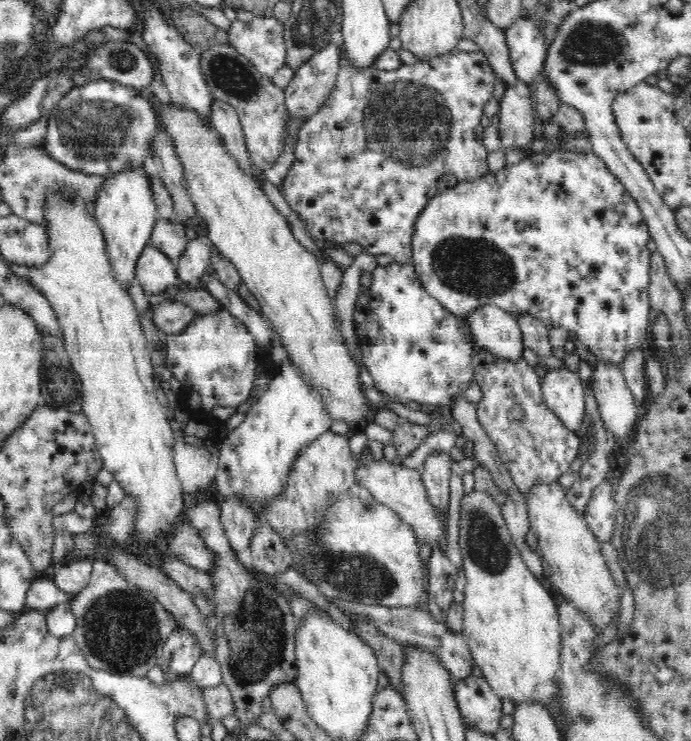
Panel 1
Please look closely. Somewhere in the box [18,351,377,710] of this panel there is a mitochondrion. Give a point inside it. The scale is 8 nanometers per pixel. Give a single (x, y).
(120, 628)

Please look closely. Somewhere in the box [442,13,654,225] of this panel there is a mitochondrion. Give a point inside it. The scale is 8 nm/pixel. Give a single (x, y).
(589, 44)

